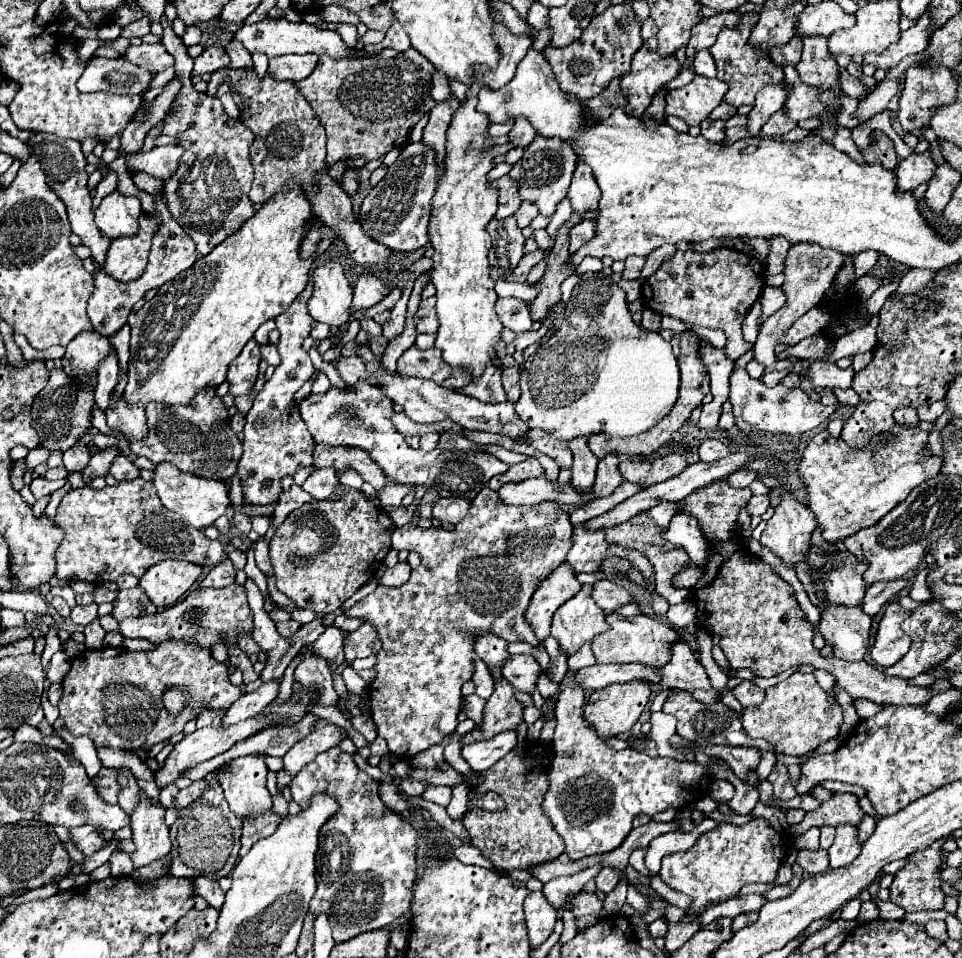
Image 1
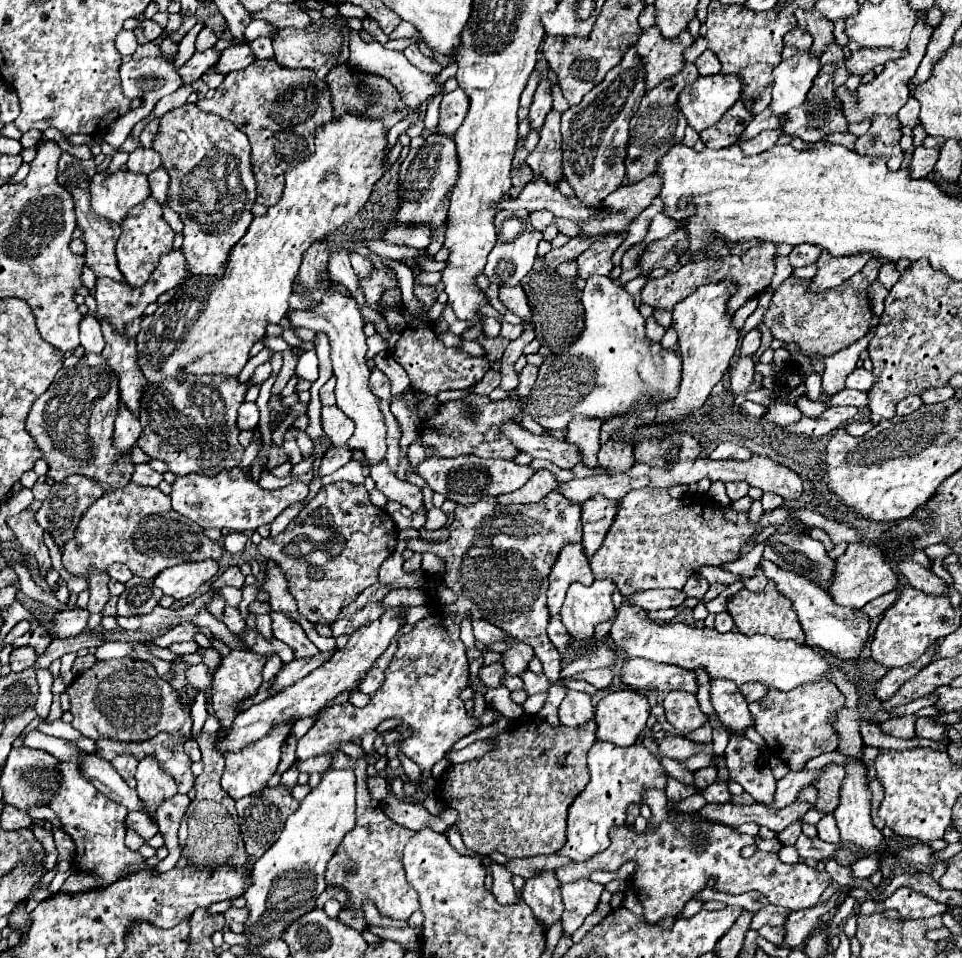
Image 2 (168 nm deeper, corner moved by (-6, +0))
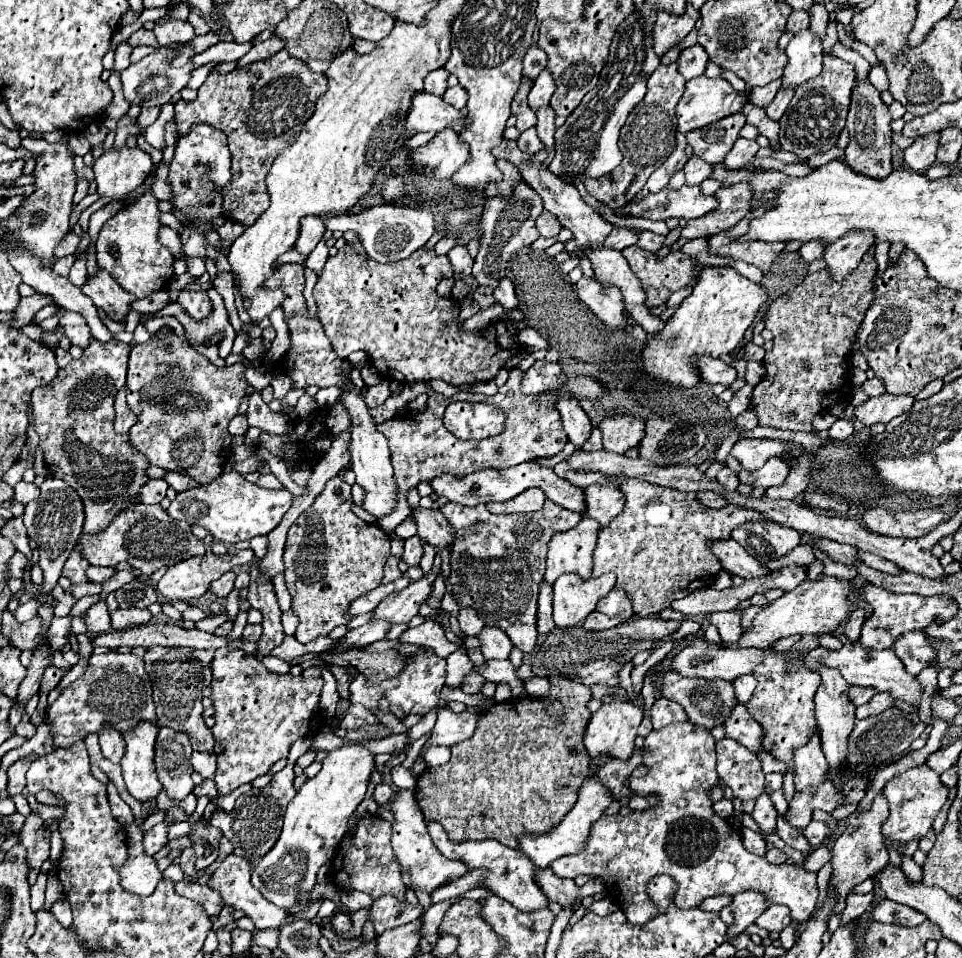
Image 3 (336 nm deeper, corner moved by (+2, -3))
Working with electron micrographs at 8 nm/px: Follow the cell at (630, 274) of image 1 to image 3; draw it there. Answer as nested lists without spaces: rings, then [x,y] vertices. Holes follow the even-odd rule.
[[[748,183],[718,189],[714,195],[718,199],[718,207],[714,209],[714,213],[686,221],[686,227],[682,227],[680,233],[682,239],[712,237],[720,231],[734,227],[752,209],[752,193]]]

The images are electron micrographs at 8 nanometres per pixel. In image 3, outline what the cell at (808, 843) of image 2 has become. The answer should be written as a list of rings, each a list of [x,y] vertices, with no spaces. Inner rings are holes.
[[[778,817],[776,833],[778,833],[778,837],[780,837],[786,845],[790,845],[792,849],[798,849],[798,851],[802,851],[802,853],[808,853],[808,851],[812,849],[810,843],[804,839],[804,835],[802,835],[798,829],[790,827],[782,817]]]

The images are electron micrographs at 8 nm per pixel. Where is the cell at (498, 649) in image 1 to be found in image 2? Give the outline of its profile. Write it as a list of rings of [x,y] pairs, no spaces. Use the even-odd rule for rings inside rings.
[[[476,620],[476,622],[472,622],[472,626],[474,626],[476,640],[484,642],[486,646],[492,642],[502,642],[502,638],[504,638],[504,632],[486,620]]]

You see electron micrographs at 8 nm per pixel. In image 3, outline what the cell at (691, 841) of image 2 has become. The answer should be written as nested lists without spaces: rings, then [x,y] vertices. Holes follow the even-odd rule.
[[[690,721],[672,723],[672,727],[652,731],[644,739],[644,747],[648,747],[648,757],[644,757],[644,765],[648,765],[650,771],[642,779],[632,779],[630,787],[642,797],[648,793],[658,793],[660,805],[646,811],[634,811],[628,817],[604,815],[604,819],[598,819],[596,827],[592,827],[592,841],[588,841],[588,847],[584,847],[584,851],[578,855],[568,855],[552,861],[550,869],[564,879],[574,879],[578,875],[600,877],[610,897],[620,903],[620,909],[626,913],[632,925],[646,925],[652,917],[658,915],[656,903],[648,897],[648,883],[652,877],[658,877],[658,875],[668,875],[678,883],[678,889],[672,897],[672,903],[678,909],[698,907],[702,899],[712,895],[736,895],[742,891],[758,891],[766,897],[768,905],[786,905],[790,909],[790,917],[794,921],[804,923],[814,911],[816,899],[818,899],[816,873],[806,871],[806,883],[804,883],[804,877],[798,881],[798,875],[794,873],[796,871],[794,865],[786,865],[786,863],[774,865],[766,857],[746,851],[740,841],[740,833],[730,831],[728,823],[724,823],[724,819],[710,809],[708,789],[718,783],[714,745],[716,745],[716,739],[710,735],[710,731]]]

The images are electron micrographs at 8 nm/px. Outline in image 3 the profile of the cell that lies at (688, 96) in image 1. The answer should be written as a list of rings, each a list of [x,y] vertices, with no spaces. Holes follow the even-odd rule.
[[[706,75],[696,77],[686,83],[686,91],[678,101],[678,131],[688,133],[738,113],[744,101],[746,99],[726,79],[710,79]]]

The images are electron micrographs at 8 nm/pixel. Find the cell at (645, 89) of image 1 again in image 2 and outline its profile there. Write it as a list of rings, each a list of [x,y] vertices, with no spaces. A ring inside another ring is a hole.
[[[658,26],[646,28],[636,42],[636,50],[644,56],[646,62],[646,90],[652,90],[656,84],[674,76],[682,66],[684,48],[692,46],[694,38],[684,30],[676,40],[664,40]]]

